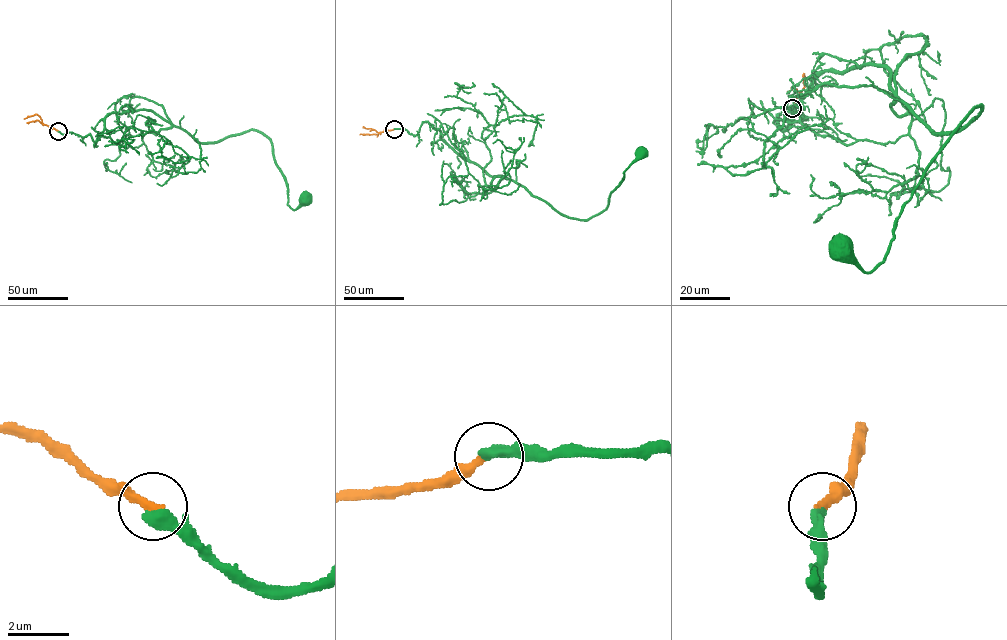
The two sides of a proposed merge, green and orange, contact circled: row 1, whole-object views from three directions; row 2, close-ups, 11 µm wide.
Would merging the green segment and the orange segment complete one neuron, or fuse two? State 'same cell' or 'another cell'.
same cell

